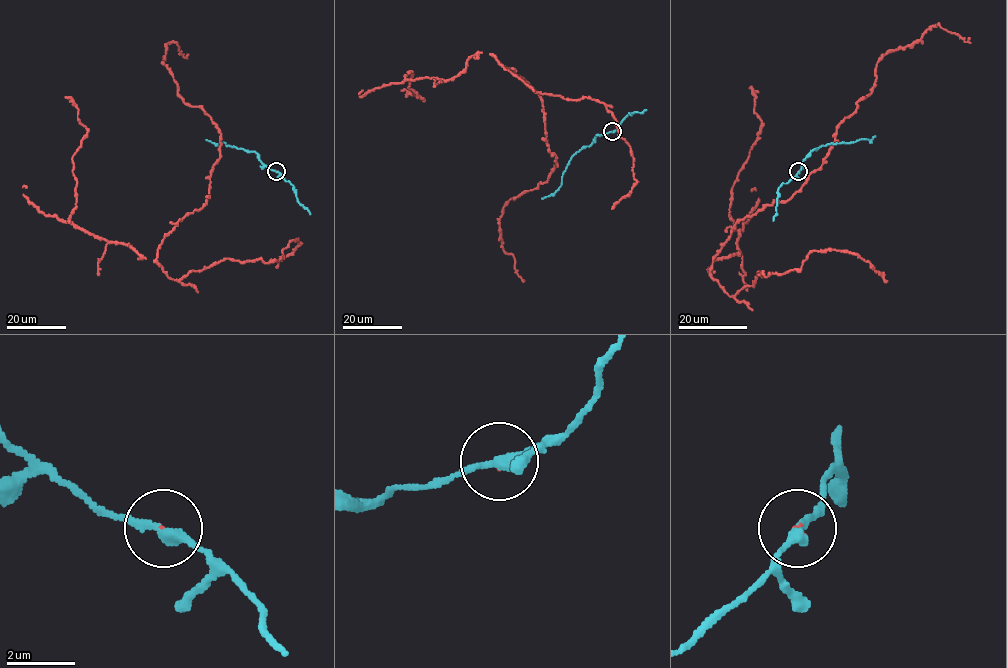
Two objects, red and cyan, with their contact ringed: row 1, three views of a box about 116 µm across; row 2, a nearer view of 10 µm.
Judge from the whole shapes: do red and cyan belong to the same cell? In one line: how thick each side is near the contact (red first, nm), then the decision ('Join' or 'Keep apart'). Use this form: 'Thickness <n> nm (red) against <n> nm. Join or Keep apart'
Thickness 70 nm (red) against 280 nm. Keep apart

